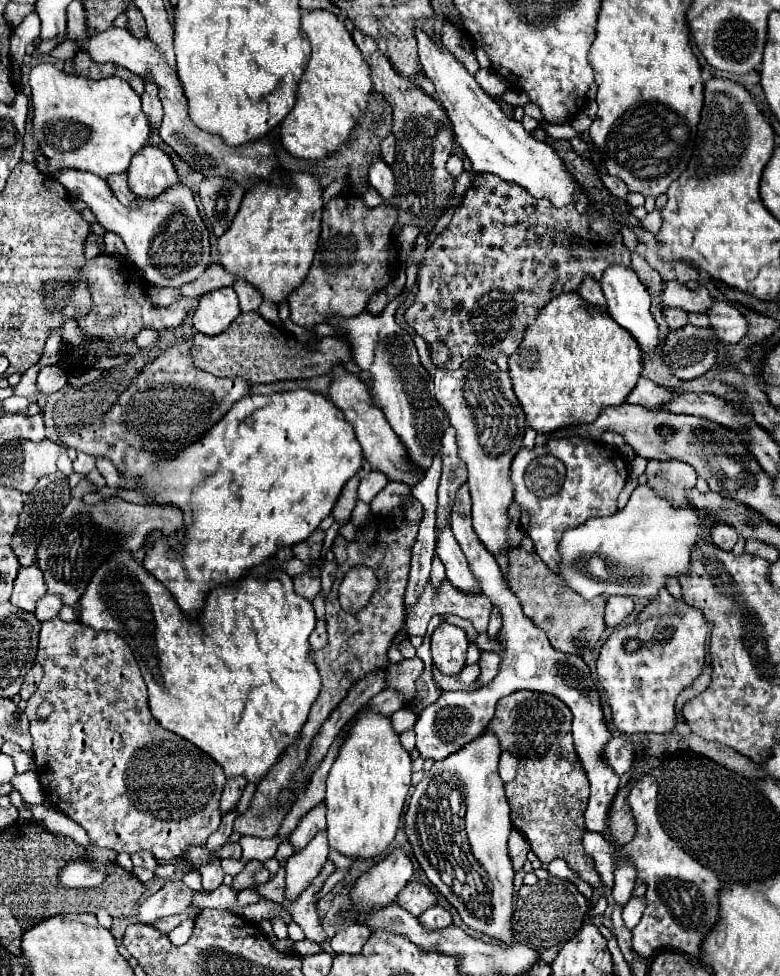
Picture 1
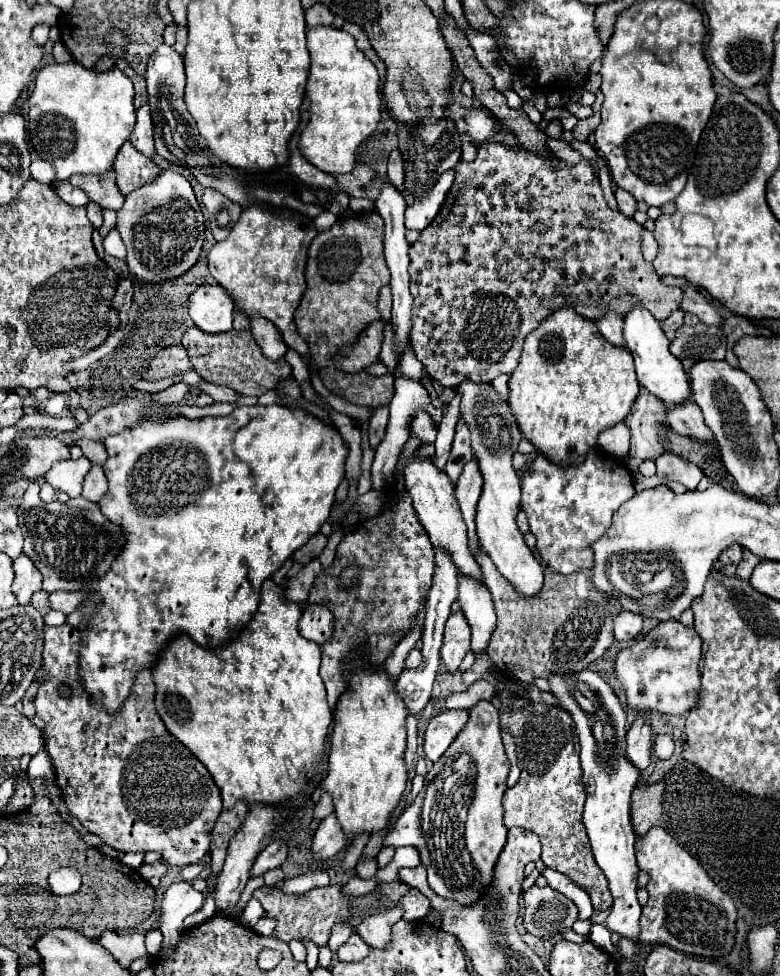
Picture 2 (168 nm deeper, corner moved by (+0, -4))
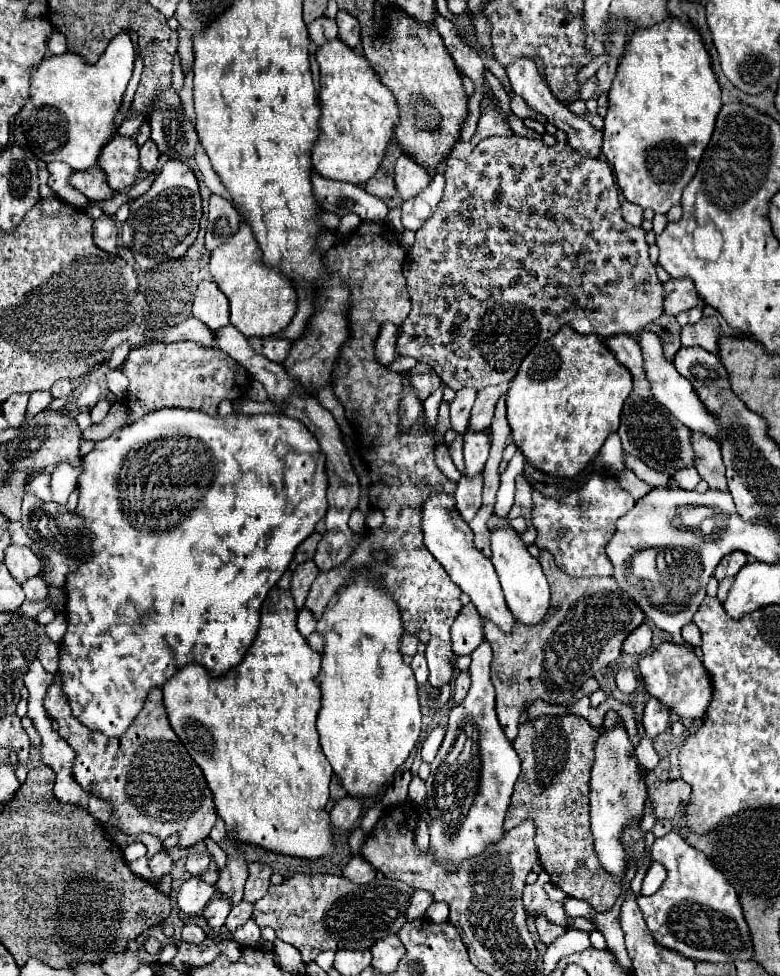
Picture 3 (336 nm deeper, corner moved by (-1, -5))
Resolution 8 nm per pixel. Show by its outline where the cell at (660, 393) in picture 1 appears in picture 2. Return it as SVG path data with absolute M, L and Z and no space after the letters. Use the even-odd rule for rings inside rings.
M683 401L665 409L665 419L669 427L687 437L697 437L699 441L713 441L711 429L703 421L703 413L697 403Z

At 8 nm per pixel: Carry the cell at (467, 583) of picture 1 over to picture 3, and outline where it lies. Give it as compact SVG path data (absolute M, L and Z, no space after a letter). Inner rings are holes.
M484 640L474 652L472 652L472 664L470 664L470 676L472 686L468 696L462 704L454 706L448 716L448 728L446 736L442 740L442 746L434 758L430 778L426 780L428 786L428 812L432 816L430 824L430 848L434 850L436 858L442 862L448 862L450 866L458 866L468 856L478 856L484 852L486 846L490 846L494 840L500 840L504 836L504 814L510 806L512 788L520 774L520 758L516 750L512 748L512 742L504 736L502 726L496 718L494 708L494 686L490 682L490 662L492 662L492 648Z

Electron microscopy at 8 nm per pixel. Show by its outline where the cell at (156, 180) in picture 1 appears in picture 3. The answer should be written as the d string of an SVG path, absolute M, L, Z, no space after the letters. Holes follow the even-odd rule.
M114 136L104 150L100 150L98 166L106 174L106 182L112 190L120 192L134 184L140 162L138 162L138 144L128 136Z

